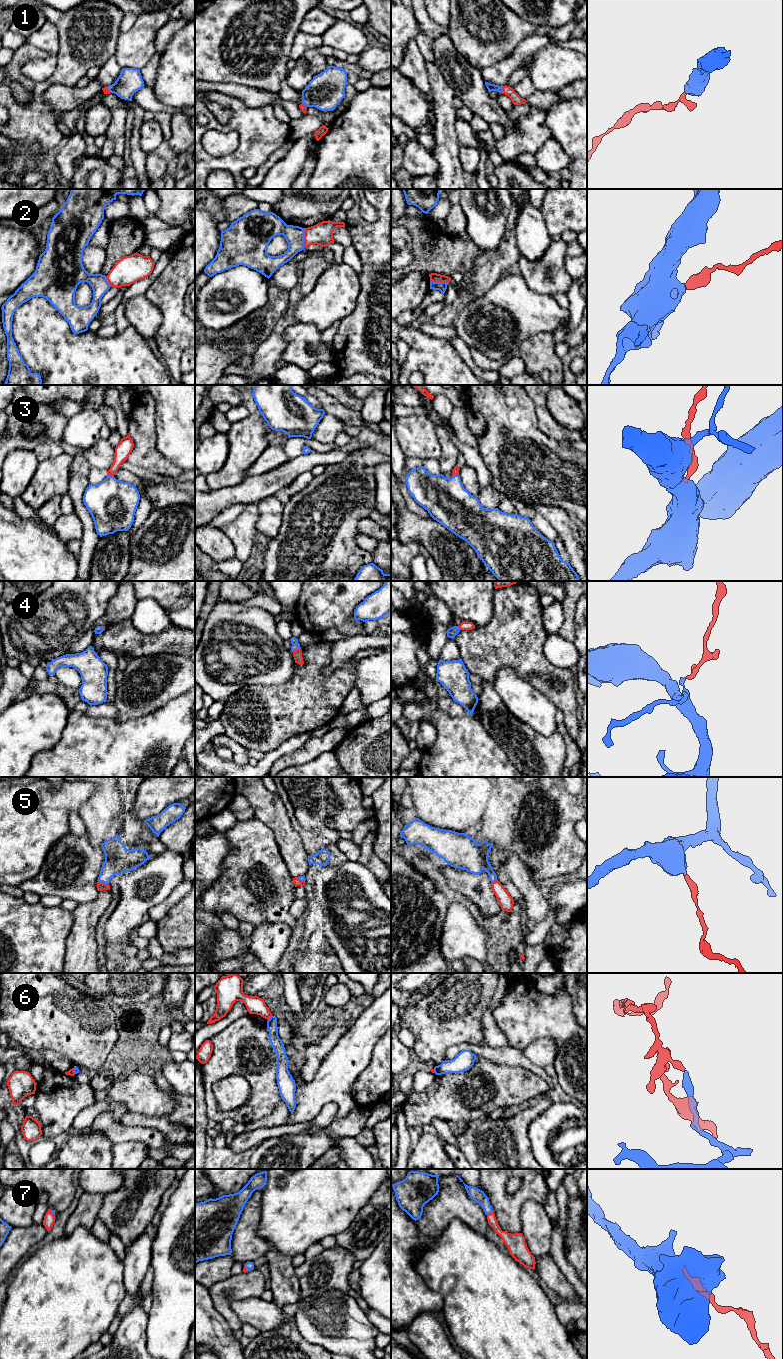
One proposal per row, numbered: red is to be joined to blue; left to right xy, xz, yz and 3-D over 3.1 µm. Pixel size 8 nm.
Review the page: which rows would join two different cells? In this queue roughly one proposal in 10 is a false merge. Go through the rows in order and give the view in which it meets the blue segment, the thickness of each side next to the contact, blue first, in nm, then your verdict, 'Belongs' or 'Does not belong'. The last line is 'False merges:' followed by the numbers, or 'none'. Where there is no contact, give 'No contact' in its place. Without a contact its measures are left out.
1: Touches blue in yz. Thickness 60 nm (blue) against 80 nm. Belongs
2: Touches blue in xz. Thickness 160 nm (blue) against 180 nm. Does not belong
3: Touches blue in xy. Thickness 380 nm (blue) against 120 nm. Belongs
4: Touches blue in xz. Thickness 60 nm (blue) against 80 nm. Belongs
5: Touches blue in xy. Thickness 220 nm (blue) against 60 nm. Belongs
6: Touches blue in xz. Thickness 90 nm (blue) against 140 nm. Does not belong
7: Touches blue in yz. Thickness 100 nm (blue) against 90 nm. Belongs
False merges: 2, 6

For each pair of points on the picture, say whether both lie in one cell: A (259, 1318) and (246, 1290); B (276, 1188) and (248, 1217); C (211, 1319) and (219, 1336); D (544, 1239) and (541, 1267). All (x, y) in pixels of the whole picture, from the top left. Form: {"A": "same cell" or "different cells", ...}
{"A": "different cells", "B": "different cells", "C": "same cell", "D": "different cells"}

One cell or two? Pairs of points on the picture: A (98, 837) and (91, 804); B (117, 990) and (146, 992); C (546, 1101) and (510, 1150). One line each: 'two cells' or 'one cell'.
A: one cell
B: one cell
C: one cell

